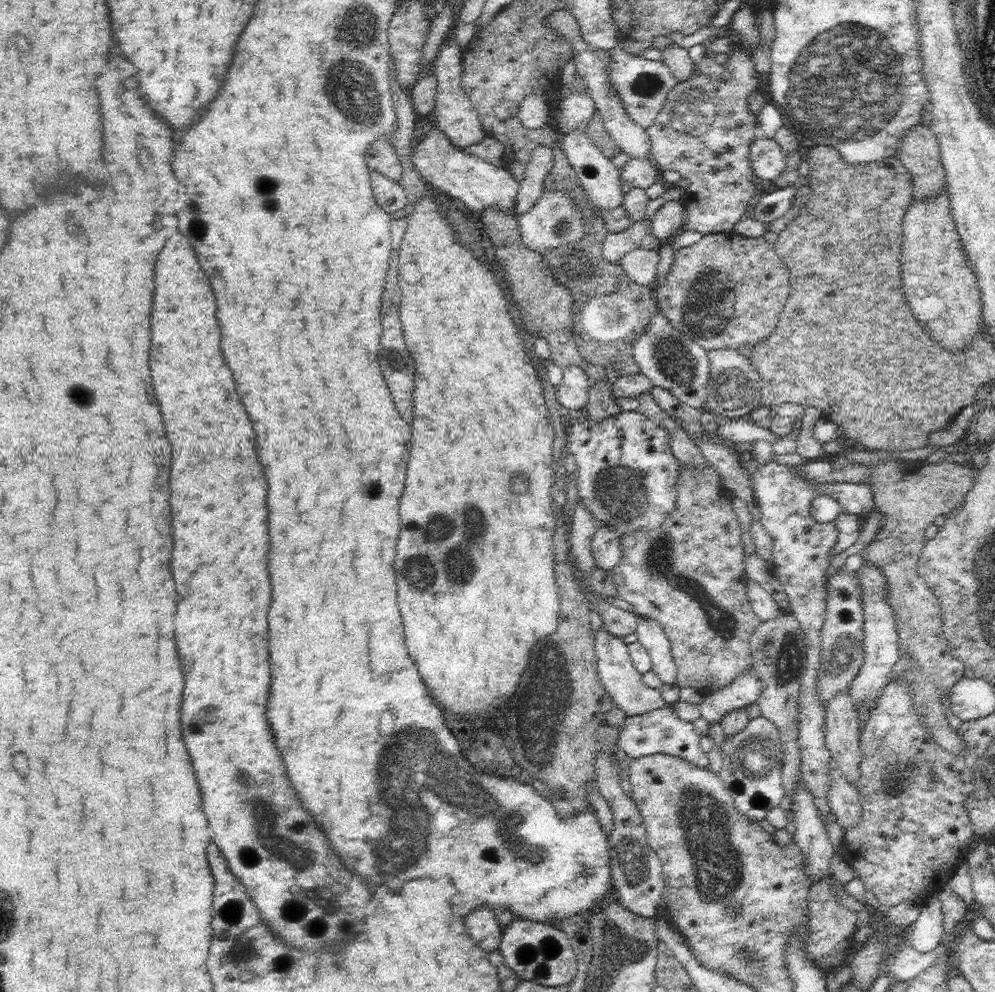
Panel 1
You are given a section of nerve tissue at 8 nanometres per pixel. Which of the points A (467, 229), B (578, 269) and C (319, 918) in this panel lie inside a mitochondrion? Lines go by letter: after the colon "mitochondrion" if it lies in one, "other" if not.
A: mitochondrion
B: mitochondrion
C: mitochondrion

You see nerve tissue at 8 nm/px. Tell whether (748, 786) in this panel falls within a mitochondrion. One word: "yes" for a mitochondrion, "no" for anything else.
yes

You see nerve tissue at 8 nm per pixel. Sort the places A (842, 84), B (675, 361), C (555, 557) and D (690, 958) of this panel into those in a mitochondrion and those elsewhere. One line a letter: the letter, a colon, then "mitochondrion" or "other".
A: mitochondrion
B: mitochondrion
C: other
D: other

